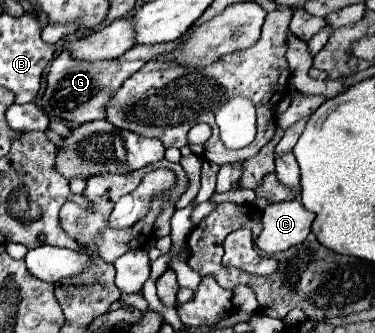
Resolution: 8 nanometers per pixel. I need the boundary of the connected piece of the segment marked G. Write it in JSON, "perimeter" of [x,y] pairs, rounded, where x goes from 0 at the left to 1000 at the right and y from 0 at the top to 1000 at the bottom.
{"perimeter":[[[163,156],[136,192],[125,216],[125,264],[109,294],[109,318],[120,342],[136,354],[179,360],[189,378],[216,378],[227,366],[269,360],[280,348],[285,300],[323,264],[323,252],[355,228],[381,186],[221,186],[189,174],[179,156]]]}

